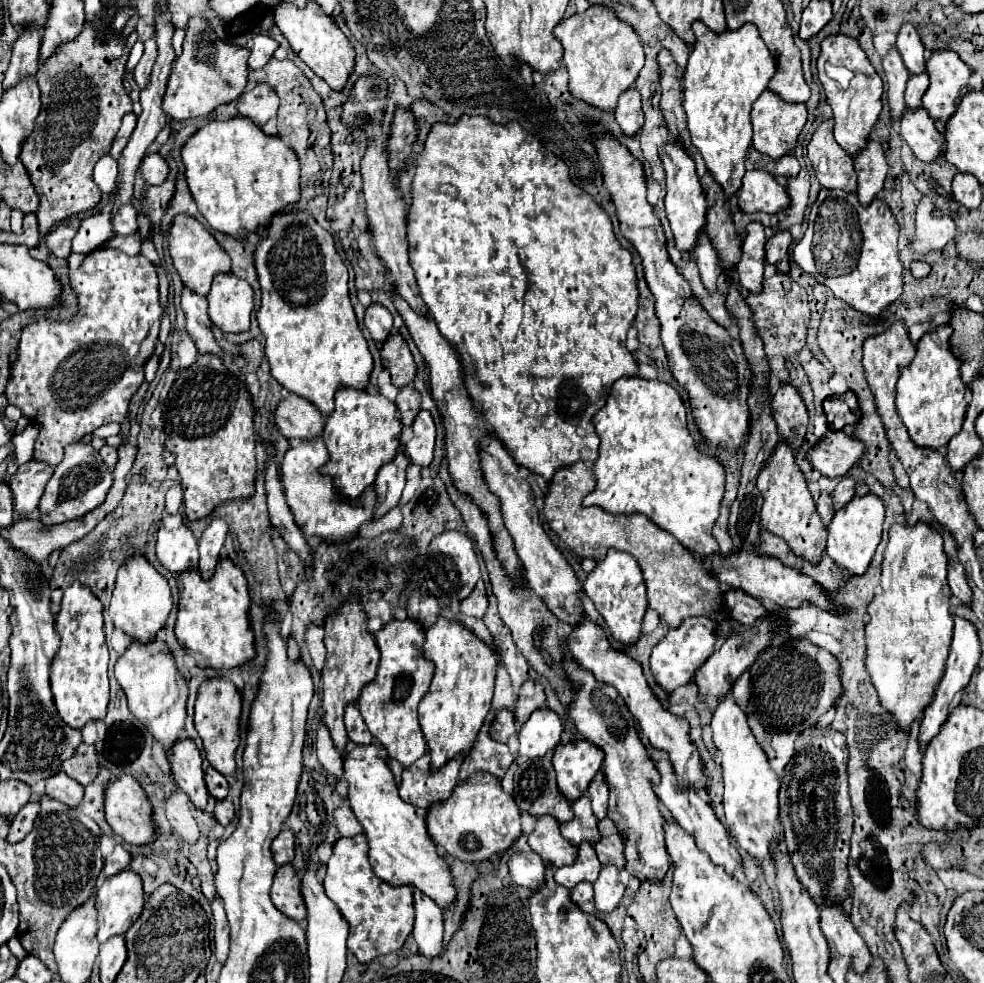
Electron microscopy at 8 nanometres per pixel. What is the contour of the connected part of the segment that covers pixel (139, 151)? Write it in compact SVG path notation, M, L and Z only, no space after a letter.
M158 10L158 16L156 16L156 42L158 42L158 58L156 58L156 64L154 64L154 70L152 70L152 78L150 78L150 84L148 88L144 88L140 92L140 102L142 102L142 114L138 116L138 124L124 148L124 152L120 154L120 160L118 160L118 178L116 178L116 188L114 188L114 206L112 206L112 216L116 214L116 210L124 204L130 204L132 202L132 186L134 186L134 178L136 178L136 172L138 172L138 164L140 160L144 158L146 154L146 148L154 142L154 138L158 136L158 132L162 130L164 122L166 122L166 114L162 110L162 98L164 98L164 92L166 92L166 84L168 84L168 76L170 76L170 68L172 68L172 62L174 62L174 48L172 48L172 34L174 34L174 28L168 20L168 16L164 12Z

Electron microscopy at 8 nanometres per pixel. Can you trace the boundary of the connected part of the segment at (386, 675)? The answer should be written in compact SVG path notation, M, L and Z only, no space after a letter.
M392 620L384 624L374 636L380 648L378 674L362 688L362 694L358 698L358 710L366 720L372 736L386 748L388 758L400 762L402 766L408 766L416 762L428 748L418 724L416 708L430 688L434 664L422 658L418 648L414 646L424 640L424 632L412 620Z

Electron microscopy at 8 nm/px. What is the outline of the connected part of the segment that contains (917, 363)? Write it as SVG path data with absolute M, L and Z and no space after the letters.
M948 324L924 334L916 344L916 358L912 360L912 364L908 364L908 368L904 368L898 380L896 408L912 440L918 446L928 446L934 450L946 446L948 440L956 432L960 432L966 416L966 400L964 400L966 386L960 378L960 360L952 354L948 344L950 334L952 328Z

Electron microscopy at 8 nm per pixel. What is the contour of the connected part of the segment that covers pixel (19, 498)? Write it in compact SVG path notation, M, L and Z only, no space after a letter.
M28 462L18 466L16 476L10 476L10 490L14 494L14 508L18 514L26 516L36 510L38 500L52 476L54 468L42 462Z

